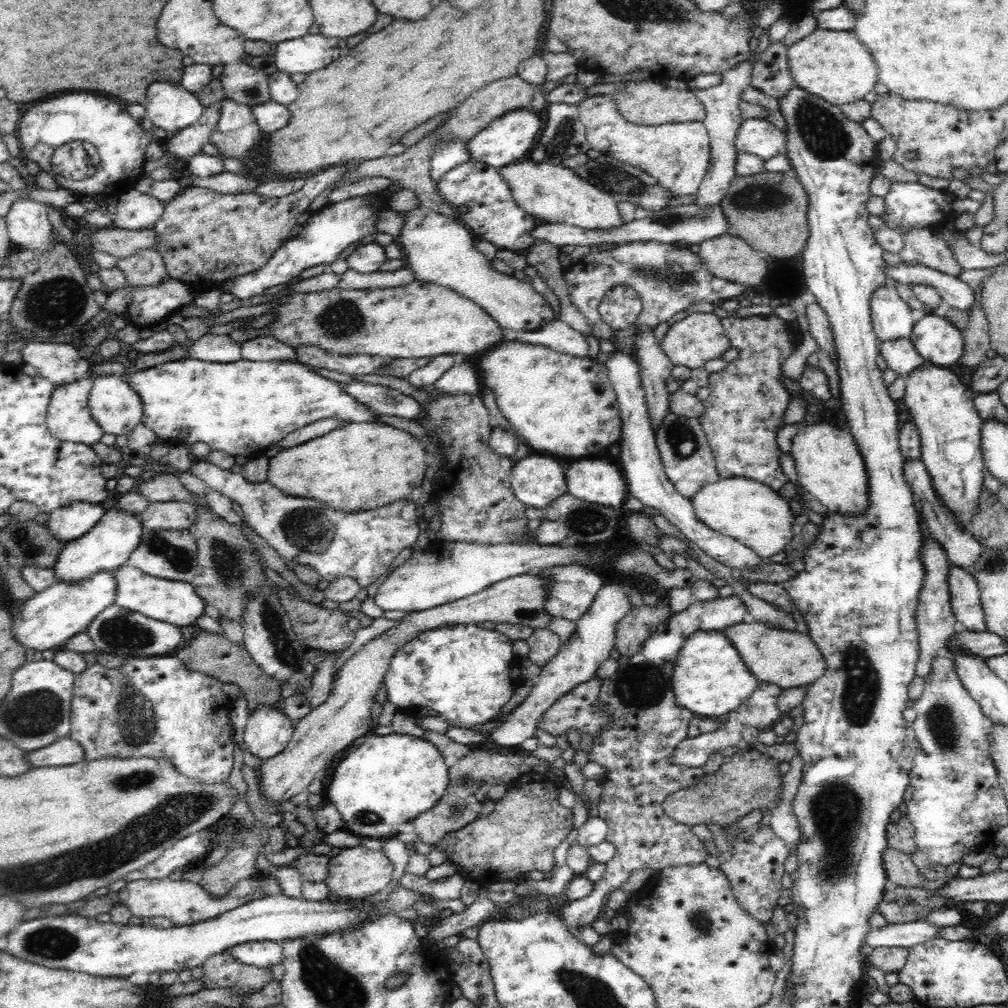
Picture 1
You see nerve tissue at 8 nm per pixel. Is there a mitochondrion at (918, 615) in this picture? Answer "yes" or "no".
no

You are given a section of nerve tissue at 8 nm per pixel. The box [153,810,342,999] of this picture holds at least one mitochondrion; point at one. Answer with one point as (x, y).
(278, 842)

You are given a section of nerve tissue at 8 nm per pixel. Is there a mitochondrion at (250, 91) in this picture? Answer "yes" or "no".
yes

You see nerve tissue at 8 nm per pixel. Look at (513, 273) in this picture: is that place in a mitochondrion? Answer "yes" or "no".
no

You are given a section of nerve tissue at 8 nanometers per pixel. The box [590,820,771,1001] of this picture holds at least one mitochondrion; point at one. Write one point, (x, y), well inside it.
(700, 920)

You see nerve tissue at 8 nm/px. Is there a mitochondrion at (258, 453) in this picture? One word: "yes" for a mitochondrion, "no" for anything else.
no

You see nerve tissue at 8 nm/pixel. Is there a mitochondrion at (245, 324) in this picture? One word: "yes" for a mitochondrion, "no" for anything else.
no

